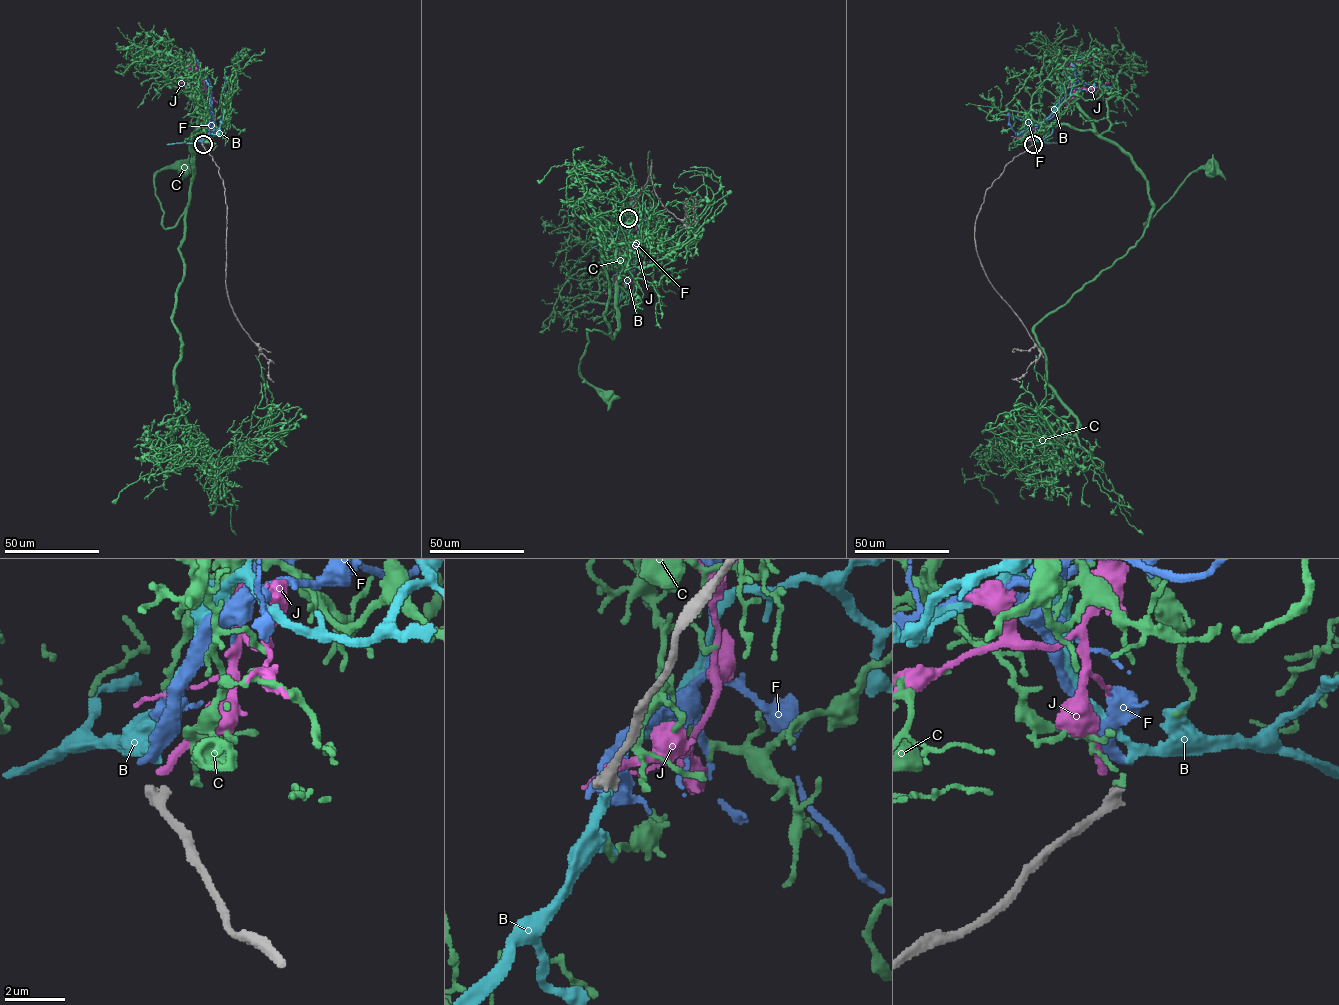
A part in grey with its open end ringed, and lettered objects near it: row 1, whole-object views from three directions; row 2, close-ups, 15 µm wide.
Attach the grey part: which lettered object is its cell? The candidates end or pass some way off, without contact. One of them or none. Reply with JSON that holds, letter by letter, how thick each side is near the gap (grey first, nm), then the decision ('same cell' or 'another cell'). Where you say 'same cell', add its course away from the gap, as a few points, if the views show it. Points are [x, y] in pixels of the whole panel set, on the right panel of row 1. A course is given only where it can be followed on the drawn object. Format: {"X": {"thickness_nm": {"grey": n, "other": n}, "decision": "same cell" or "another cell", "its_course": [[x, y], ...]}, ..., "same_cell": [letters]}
{"B": {"thickness_nm": {"grey": 420, "other": 260}, "decision": "another cell"}, "C": {"thickness_nm": {"grey": 420, "other": 160}, "decision": "another cell"}, "F": {"thickness_nm": {"grey": 420, "other": 380}, "decision": "another cell"}, "J": {"thickness_nm": {"grey": 420, "other": 280}, "decision": "another cell"}, "same_cell": []}

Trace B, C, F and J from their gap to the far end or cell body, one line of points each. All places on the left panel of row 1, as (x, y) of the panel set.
B: (202, 142), (198, 138), (208, 129), (211, 94), (204, 86), (195, 88)
C: (204, 143), (206, 111), (204, 126), (192, 134), (186, 210), (165, 228), (154, 175), (183, 165)
F: (202, 142), (212, 126), (210, 81), (198, 62), (193, 62)
J: (203, 143), (212, 119), (209, 95), (196, 71), (195, 59), (187, 55)

